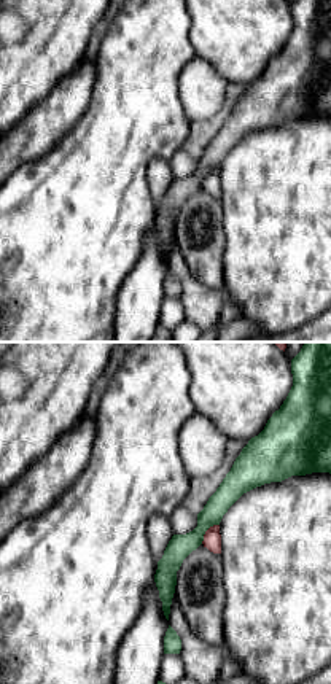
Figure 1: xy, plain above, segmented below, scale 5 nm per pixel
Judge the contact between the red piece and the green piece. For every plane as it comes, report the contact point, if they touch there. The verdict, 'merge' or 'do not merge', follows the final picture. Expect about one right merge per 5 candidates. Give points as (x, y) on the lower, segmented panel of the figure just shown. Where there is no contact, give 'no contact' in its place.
meets red at (206, 532)

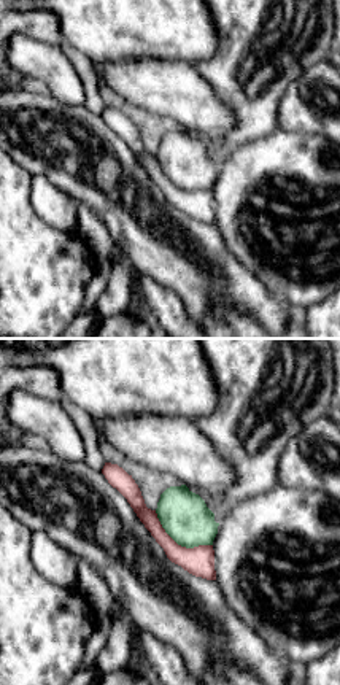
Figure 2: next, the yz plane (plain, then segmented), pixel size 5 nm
meets red at (177, 544)

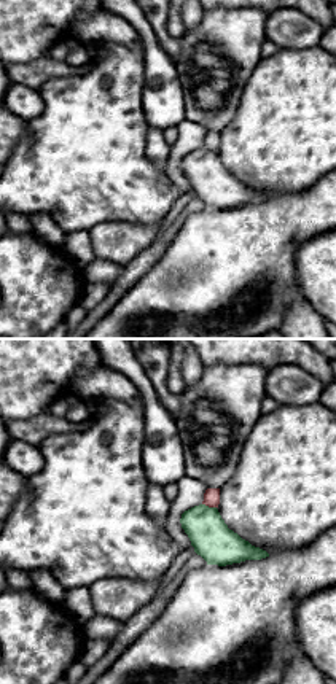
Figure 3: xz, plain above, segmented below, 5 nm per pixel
meets red at (209, 506)

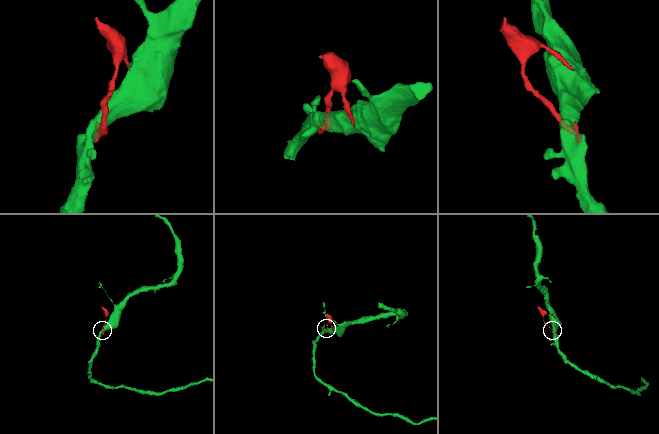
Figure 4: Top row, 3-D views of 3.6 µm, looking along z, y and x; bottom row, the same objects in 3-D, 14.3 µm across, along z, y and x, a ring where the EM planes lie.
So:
do not merge

